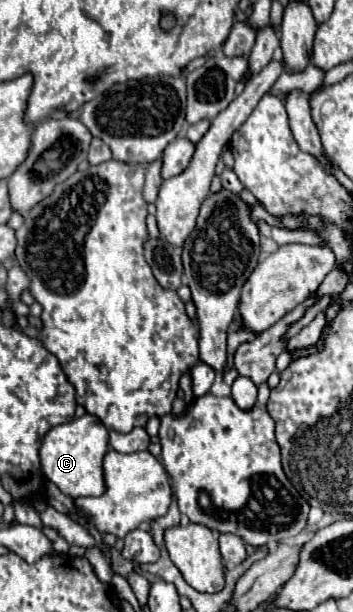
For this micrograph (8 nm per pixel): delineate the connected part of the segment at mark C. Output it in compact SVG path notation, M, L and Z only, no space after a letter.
M85 414L77 420L67 422L67 424L59 424L43 436L43 442L39 448L41 472L63 494L67 494L71 498L101 496L105 492L101 462L107 452L107 442L109 442L107 428L99 422L99 418L95 418L91 414Z

